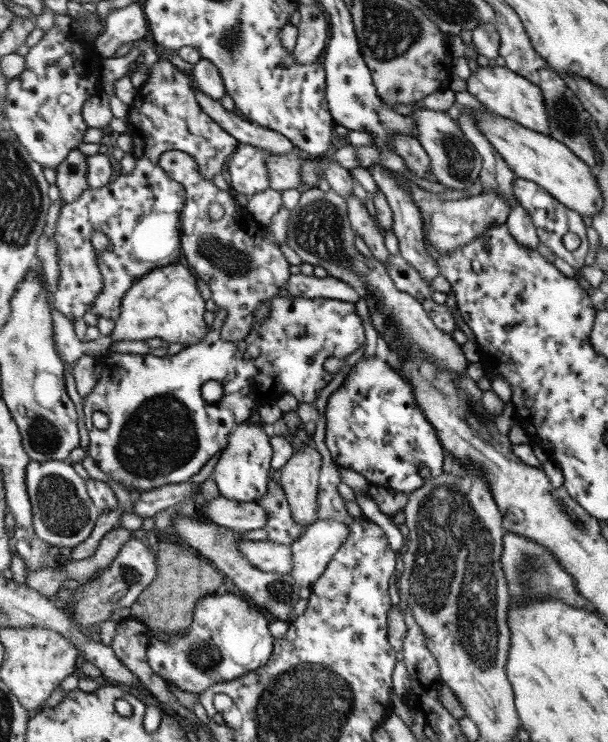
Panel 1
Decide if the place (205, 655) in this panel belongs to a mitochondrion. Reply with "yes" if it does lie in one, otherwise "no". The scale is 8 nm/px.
yes

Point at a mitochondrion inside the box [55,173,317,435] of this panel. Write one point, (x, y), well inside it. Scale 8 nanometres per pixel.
(221, 253)

